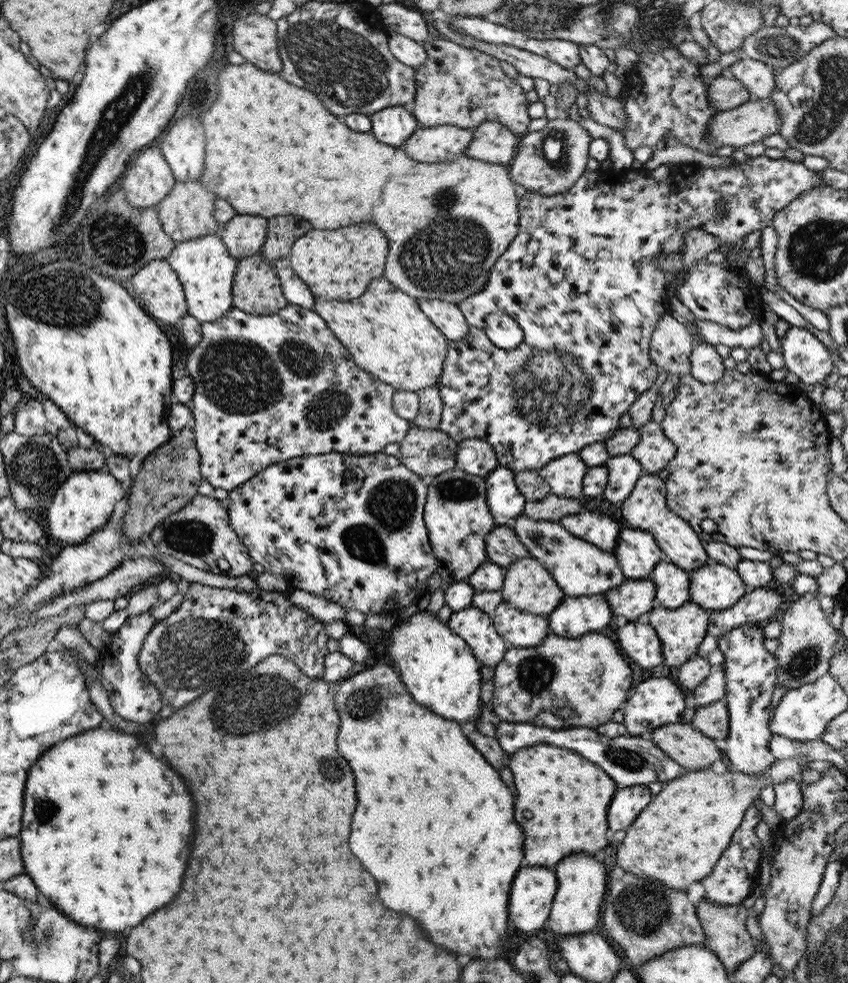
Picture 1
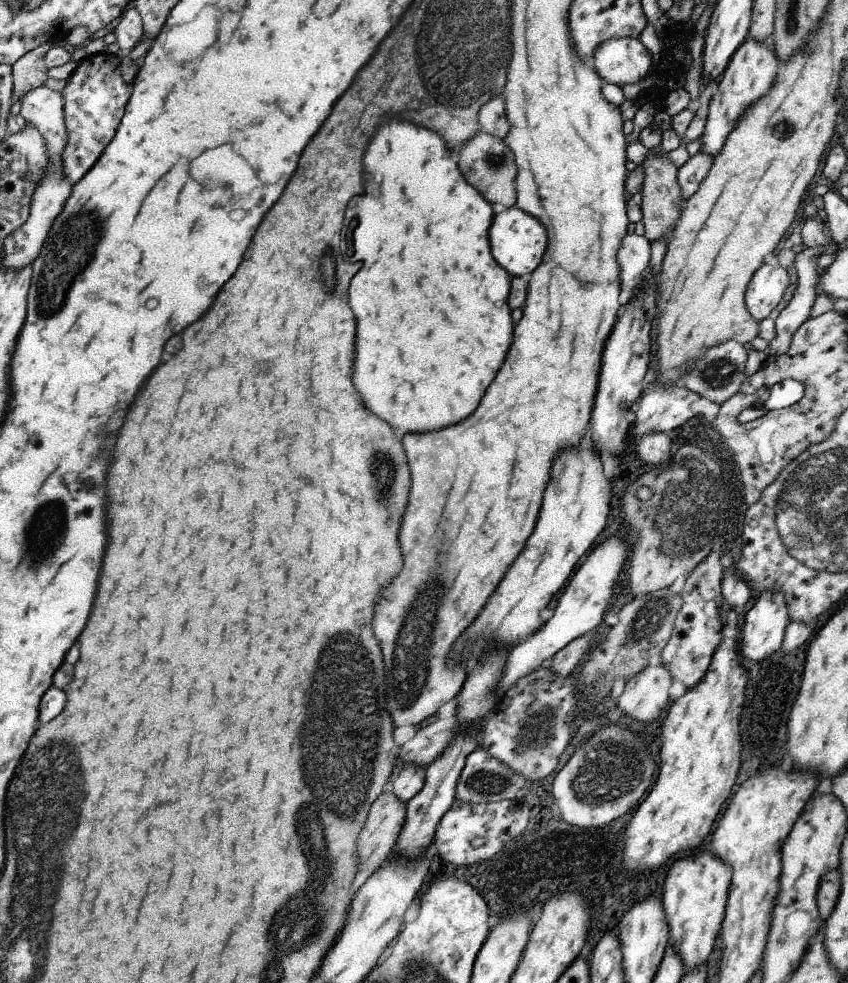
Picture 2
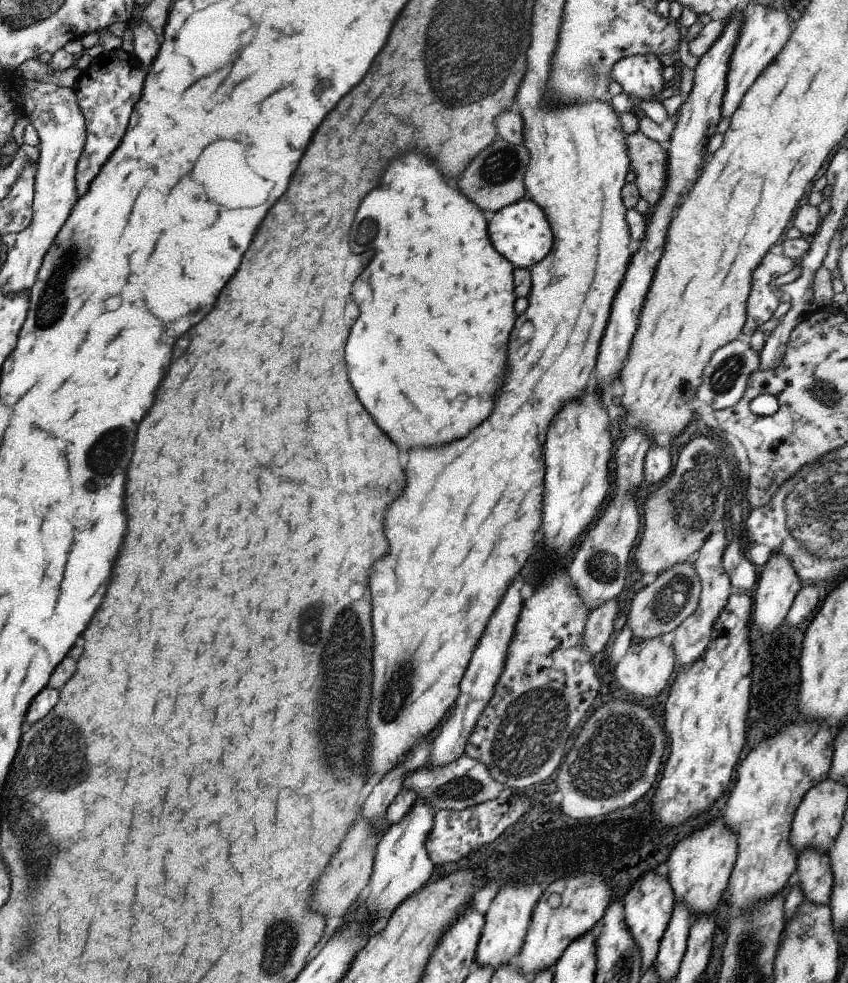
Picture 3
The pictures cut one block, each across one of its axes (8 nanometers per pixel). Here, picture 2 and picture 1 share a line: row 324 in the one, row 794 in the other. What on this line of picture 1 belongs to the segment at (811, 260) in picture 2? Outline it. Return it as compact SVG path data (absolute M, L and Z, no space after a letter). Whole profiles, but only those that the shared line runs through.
M799 775L788 778L783 782L771 785L774 790L774 799L772 809L775 810L780 819L788 821L797 813L801 812L803 799L798 785Z

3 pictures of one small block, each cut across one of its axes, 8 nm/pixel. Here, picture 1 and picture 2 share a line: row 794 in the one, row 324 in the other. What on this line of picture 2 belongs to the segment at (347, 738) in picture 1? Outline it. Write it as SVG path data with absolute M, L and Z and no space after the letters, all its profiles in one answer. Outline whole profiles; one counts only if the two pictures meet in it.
M399 120L397 122L385 122L379 132L369 142L365 156L363 156L363 184L365 192L375 192L375 202L383 206L383 232L391 232L391 254L381 254L379 260L371 268L363 268L357 276L349 282L349 308L355 314L357 328L355 328L355 350L353 350L353 372L351 382L357 394L361 396L365 408L373 412L377 418L385 420L395 432L395 438L399 440L405 432L429 432L439 430L451 424L457 424L459 420L467 418L479 404L481 396L485 394L485 388L497 374L505 352L511 344L511 318L509 318L509 306L507 306L507 292L509 292L510 276L497 265L491 252L489 252L488 229L490 228L494 214L491 204L472 188L465 178L461 176L457 167L454 154L445 148L443 140L432 131L419 128L413 122Z

